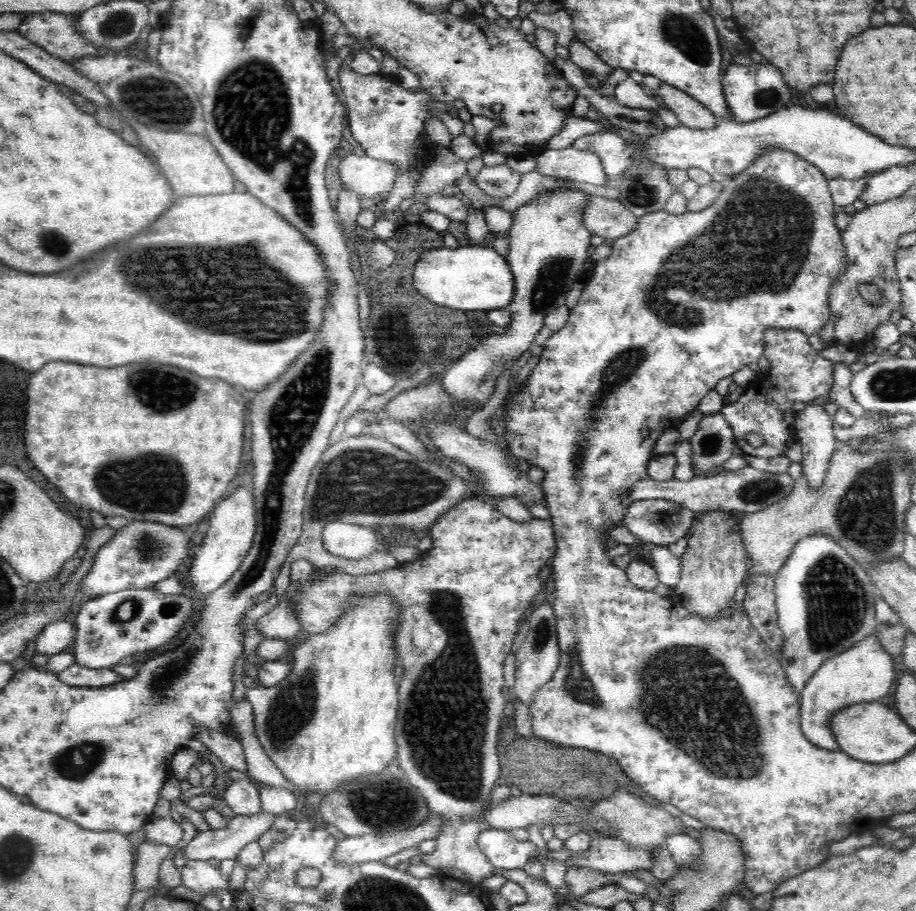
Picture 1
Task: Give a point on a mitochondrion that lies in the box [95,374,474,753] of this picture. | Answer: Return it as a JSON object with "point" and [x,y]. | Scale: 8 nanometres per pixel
{"point":[359,481]}

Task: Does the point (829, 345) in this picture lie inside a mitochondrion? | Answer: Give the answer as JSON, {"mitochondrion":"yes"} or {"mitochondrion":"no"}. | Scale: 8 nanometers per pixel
{"mitochondrion":"no"}

